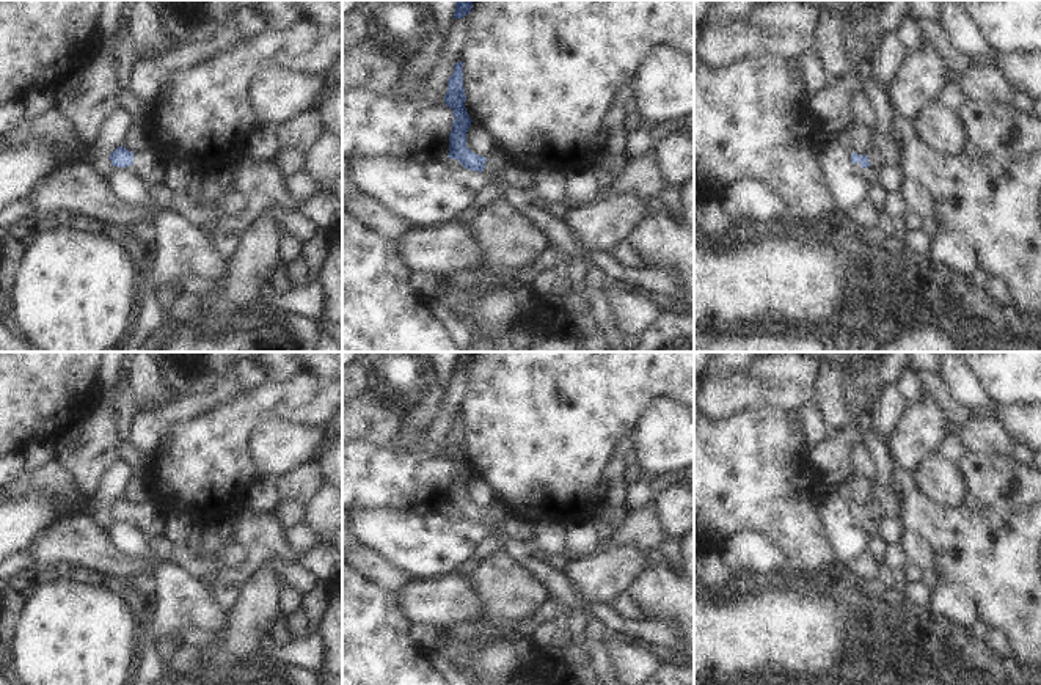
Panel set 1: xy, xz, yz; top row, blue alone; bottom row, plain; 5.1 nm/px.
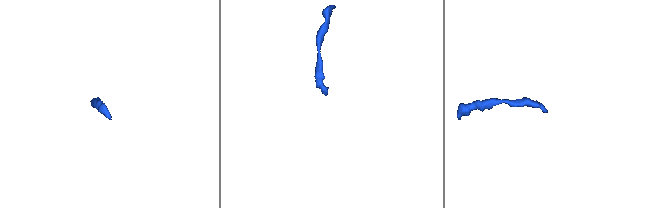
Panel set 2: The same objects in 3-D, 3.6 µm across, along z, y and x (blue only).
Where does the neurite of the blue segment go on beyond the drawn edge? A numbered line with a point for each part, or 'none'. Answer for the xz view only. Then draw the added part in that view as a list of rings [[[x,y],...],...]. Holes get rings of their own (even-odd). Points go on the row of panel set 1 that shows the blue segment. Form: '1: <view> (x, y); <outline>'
1: xz (498, 161); [[[498,151],[484,165],[487,170],[496,170],[501,174],[510,165],[510,160]]]

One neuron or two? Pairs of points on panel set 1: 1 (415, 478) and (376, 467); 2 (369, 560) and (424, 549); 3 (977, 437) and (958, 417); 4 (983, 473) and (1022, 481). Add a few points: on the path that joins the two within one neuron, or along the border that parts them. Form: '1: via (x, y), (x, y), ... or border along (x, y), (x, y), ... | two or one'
1: via (405, 478), (385, 476) | one
2: border along (358, 542), (372, 549), (412, 577) | two
3: border along (971, 418), (958, 431) | two
4: via (993, 475), (1013, 475) | one

